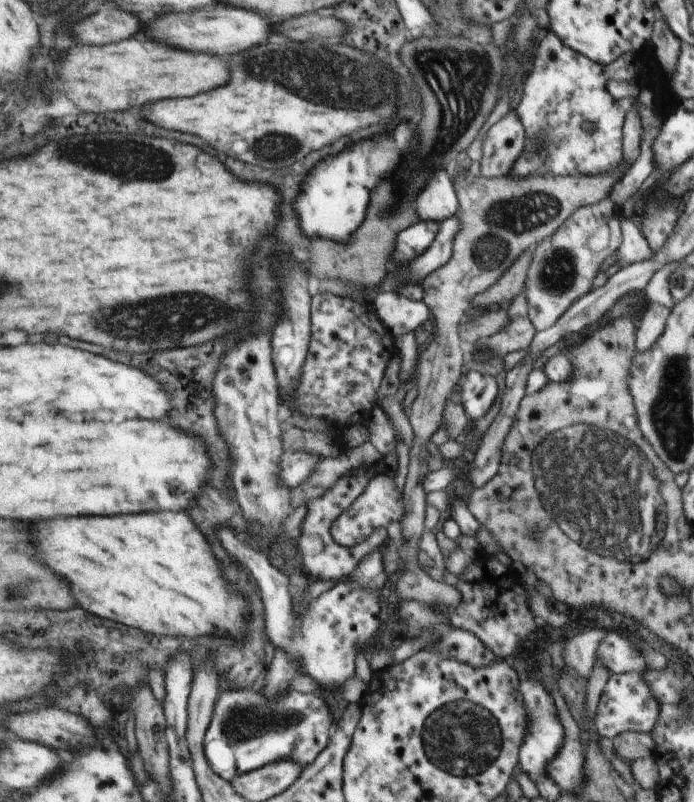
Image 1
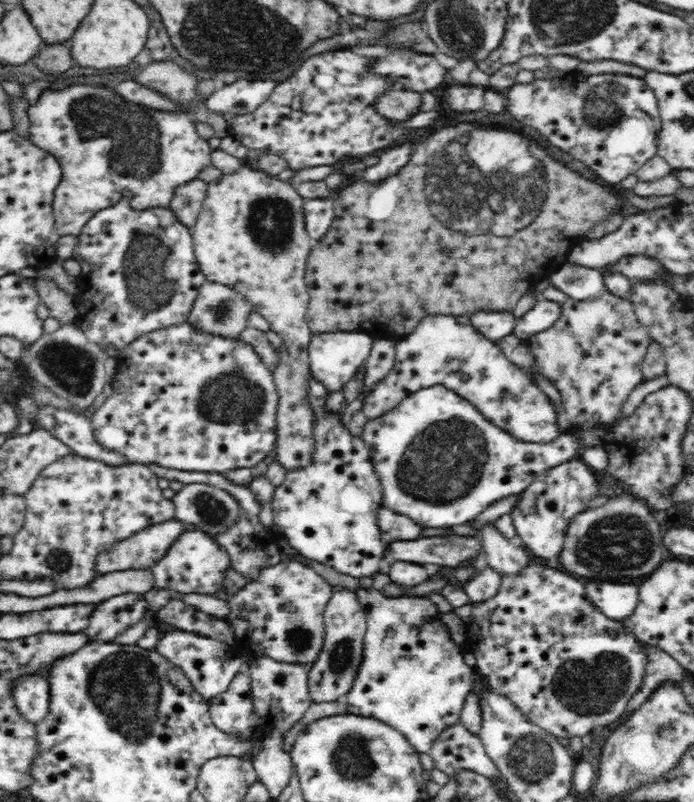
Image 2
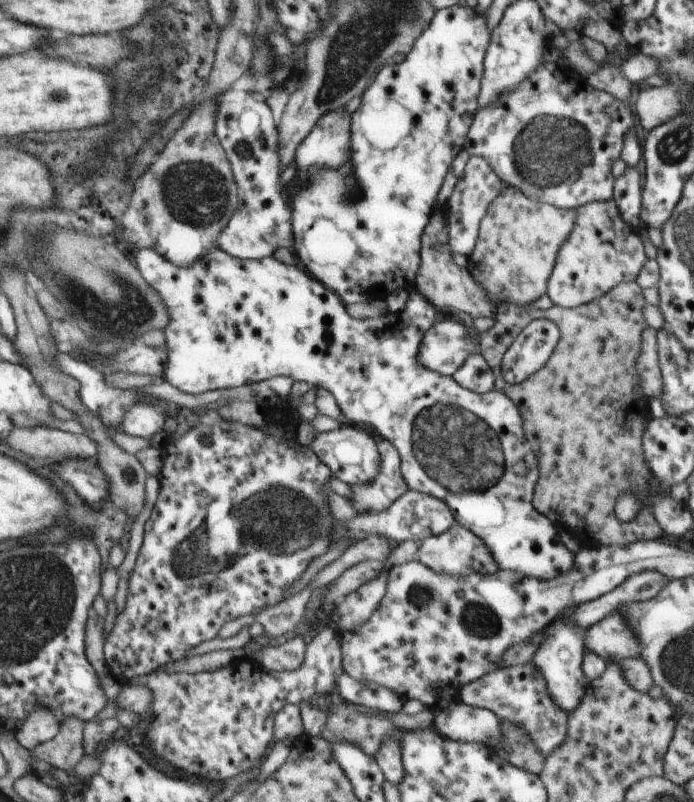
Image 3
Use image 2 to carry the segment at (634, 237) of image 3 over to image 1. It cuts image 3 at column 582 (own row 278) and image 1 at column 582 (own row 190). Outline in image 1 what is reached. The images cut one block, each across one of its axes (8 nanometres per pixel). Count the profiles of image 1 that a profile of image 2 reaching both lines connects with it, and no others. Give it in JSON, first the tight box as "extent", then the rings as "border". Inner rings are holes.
{"extent":[525,196,622,331],"border":[[[611,196],[596,205],[581,207],[560,225],[552,237],[545,238],[530,249],[531,263],[525,280],[525,297],[529,306],[529,317],[536,330],[543,331],[557,324],[576,298],[585,296],[592,288],[592,280],[598,274],[596,268],[588,268],[584,258],[596,258],[602,266],[608,256],[612,256],[622,244],[618,210]]]}

